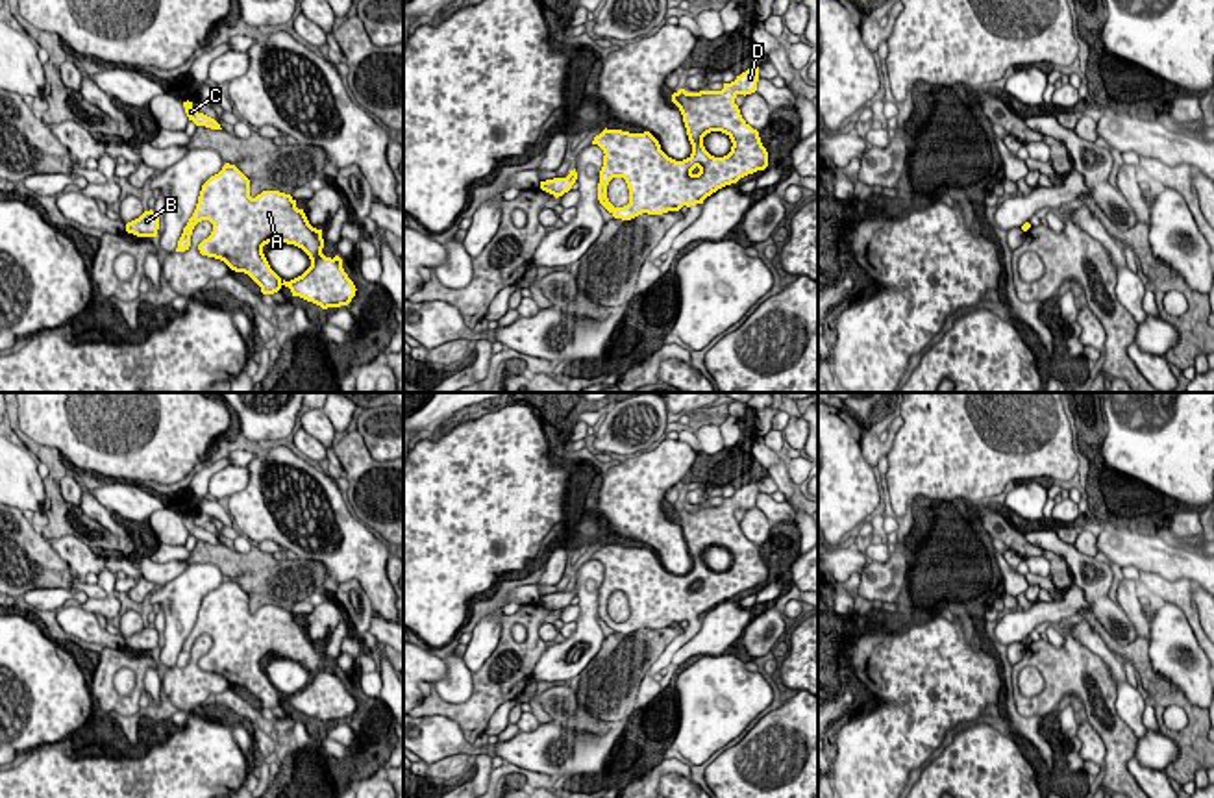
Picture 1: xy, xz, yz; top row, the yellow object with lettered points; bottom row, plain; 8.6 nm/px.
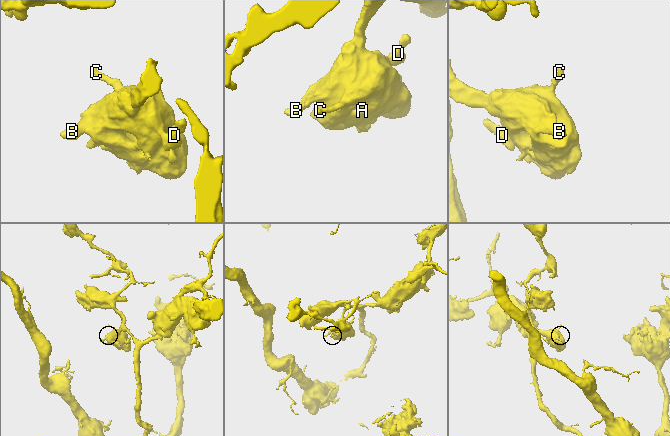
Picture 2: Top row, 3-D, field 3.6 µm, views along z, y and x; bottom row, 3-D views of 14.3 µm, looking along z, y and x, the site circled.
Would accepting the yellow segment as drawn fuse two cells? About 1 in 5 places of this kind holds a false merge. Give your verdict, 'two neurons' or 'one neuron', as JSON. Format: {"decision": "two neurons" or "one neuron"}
{"decision": "one neuron"}

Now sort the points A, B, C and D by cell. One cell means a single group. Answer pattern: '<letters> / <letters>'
A B C D

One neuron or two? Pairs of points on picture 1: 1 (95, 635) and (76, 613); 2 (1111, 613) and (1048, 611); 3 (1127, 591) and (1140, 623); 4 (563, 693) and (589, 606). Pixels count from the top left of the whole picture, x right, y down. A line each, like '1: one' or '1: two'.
1: one
2: two
3: one
4: two

